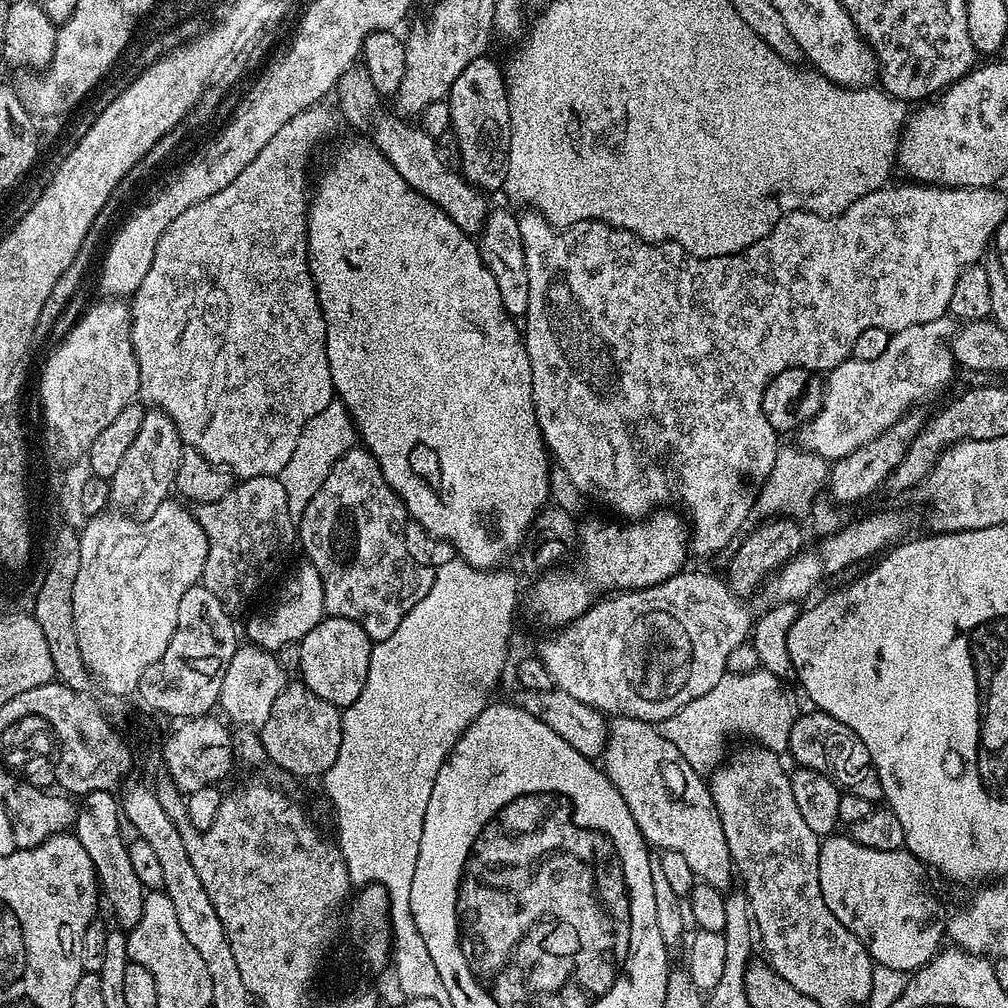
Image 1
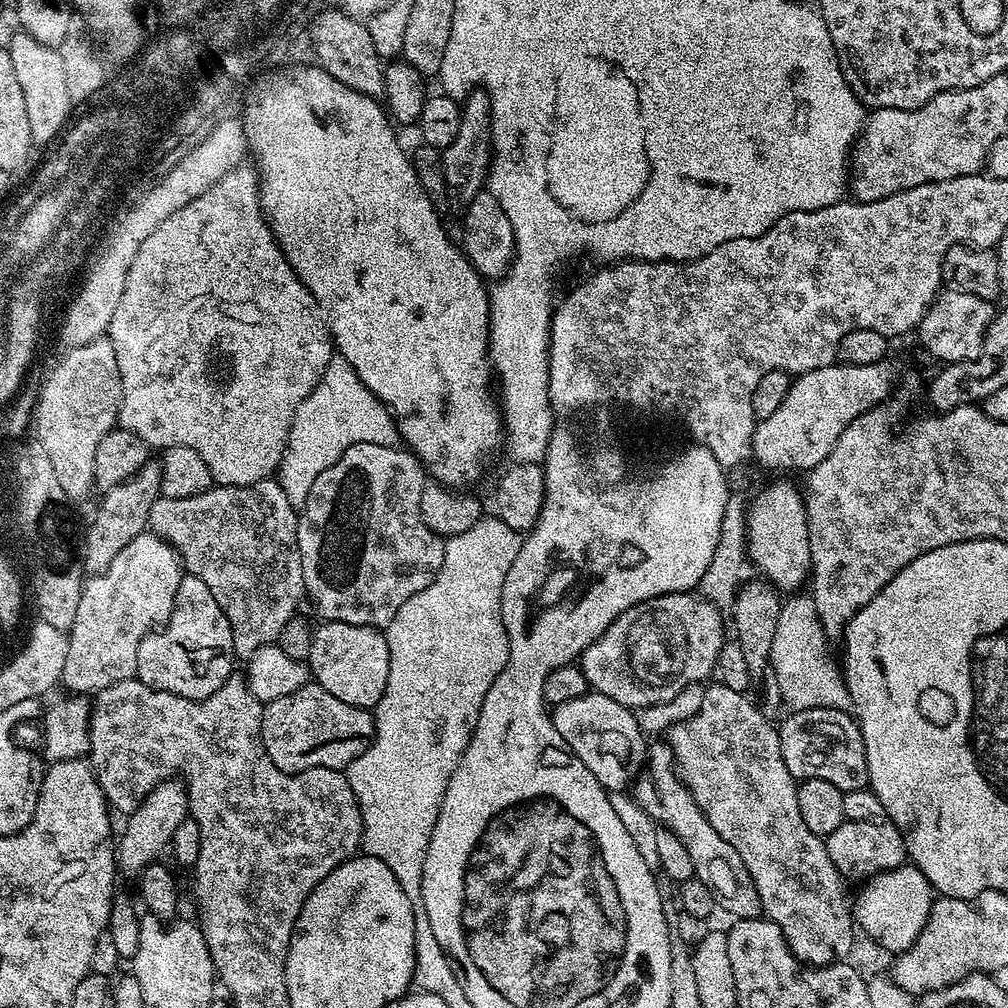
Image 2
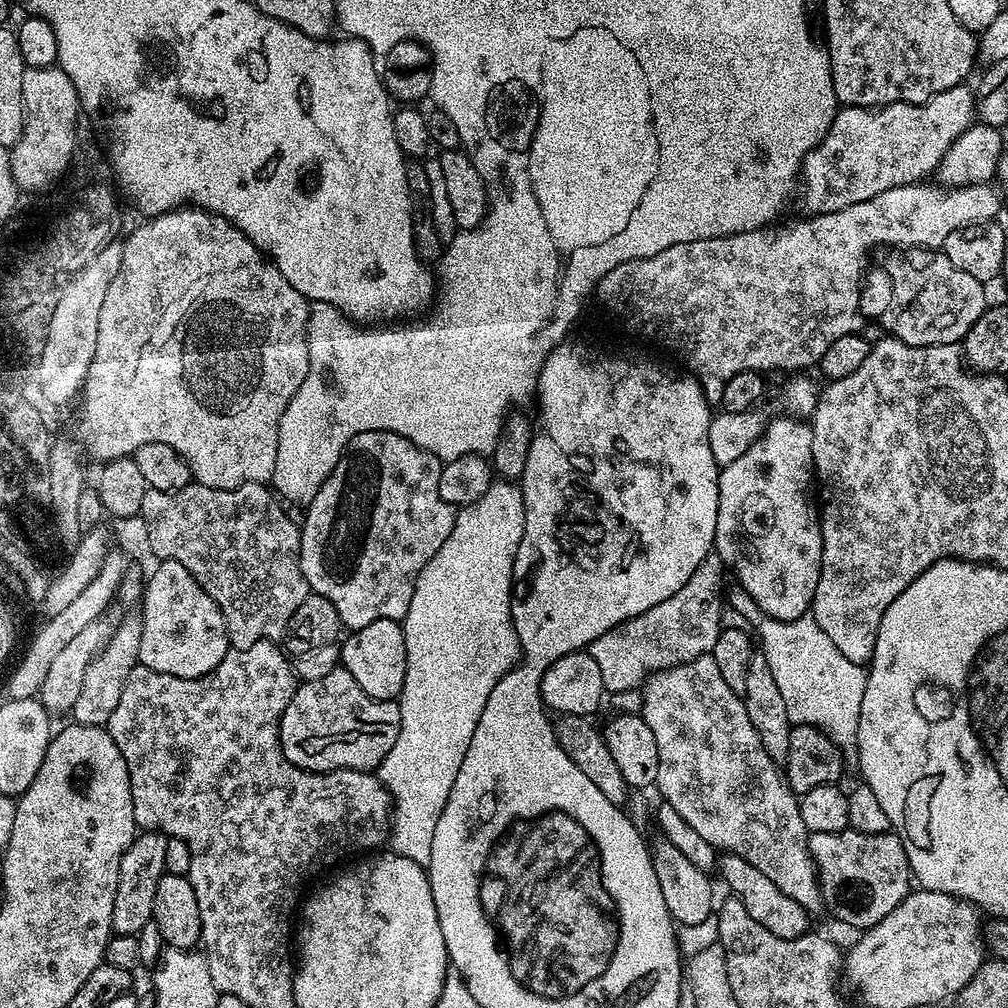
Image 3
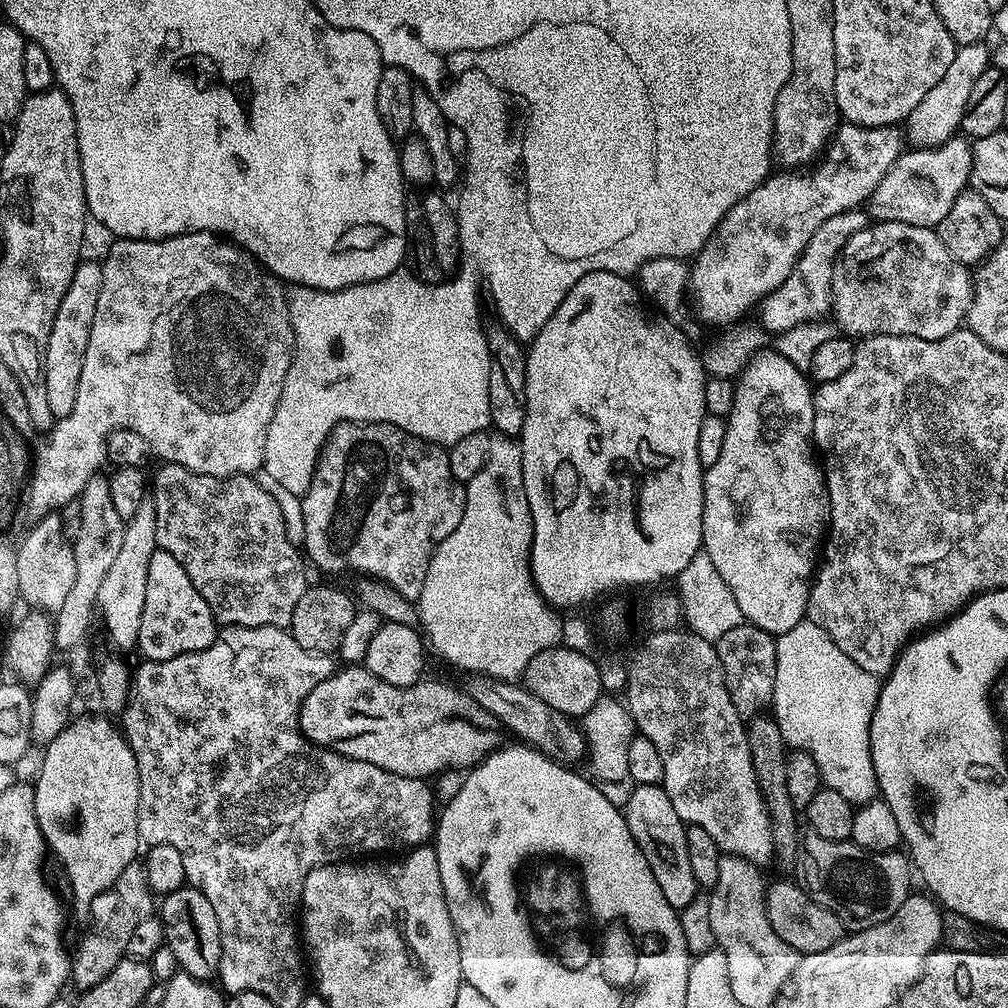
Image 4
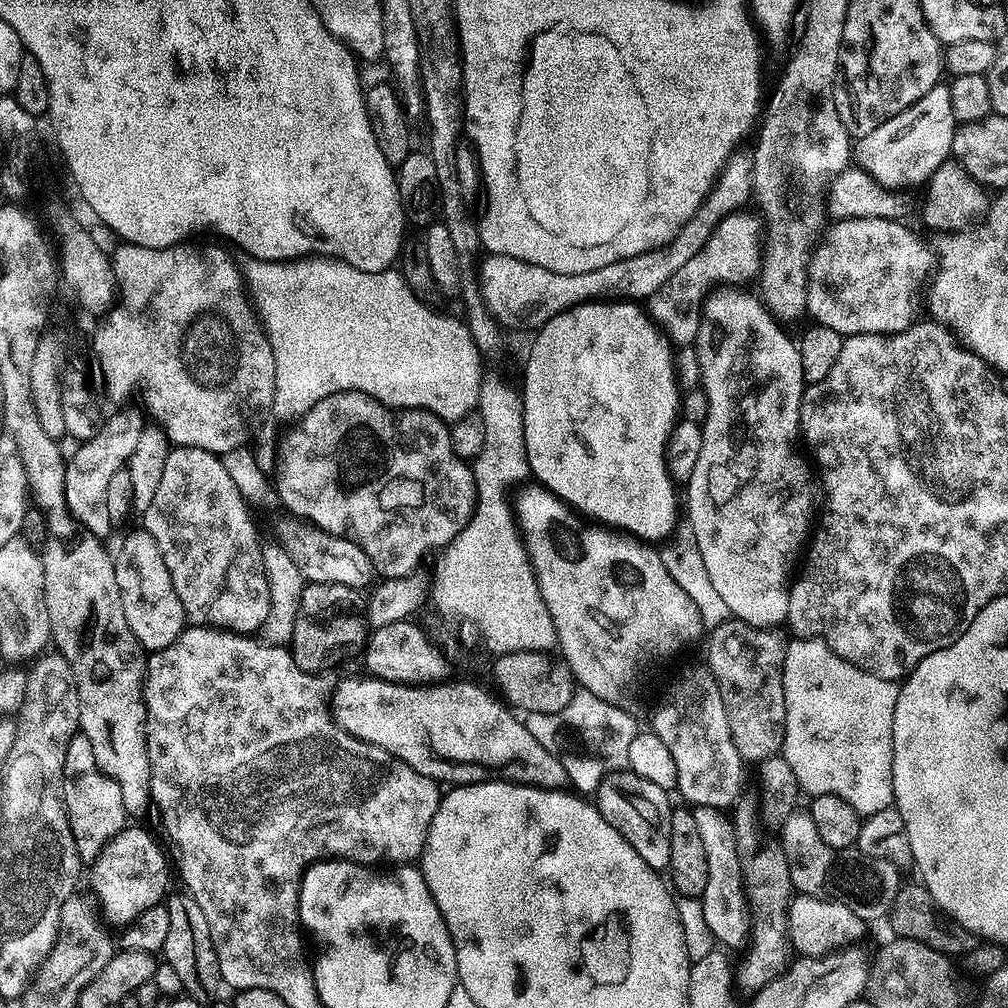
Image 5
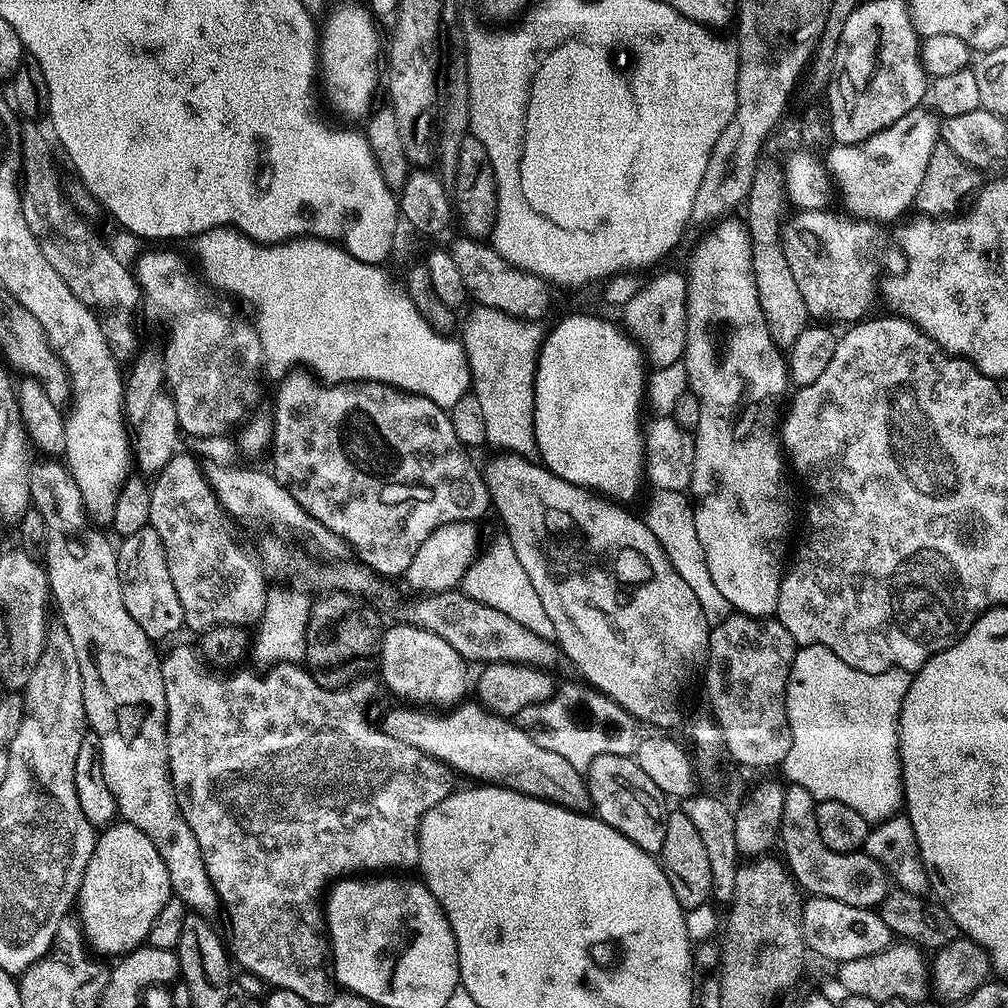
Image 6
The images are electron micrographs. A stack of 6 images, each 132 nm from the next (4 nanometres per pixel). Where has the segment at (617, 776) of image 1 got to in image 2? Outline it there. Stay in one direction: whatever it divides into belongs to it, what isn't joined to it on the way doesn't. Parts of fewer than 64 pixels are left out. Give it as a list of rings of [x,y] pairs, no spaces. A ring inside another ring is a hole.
[[[649,743],[644,771],[634,781],[634,799],[659,827],[669,828],[681,839],[682,846],[686,846],[694,862],[695,879],[701,880],[711,890],[721,913],[729,912],[736,920],[755,920],[761,915],[760,895],[754,886],[754,878],[750,878],[750,870],[746,870],[734,846],[730,846],[730,842],[726,842],[726,838],[710,826],[708,816],[702,814],[690,790],[680,781],[672,759],[672,749],[667,743]]]

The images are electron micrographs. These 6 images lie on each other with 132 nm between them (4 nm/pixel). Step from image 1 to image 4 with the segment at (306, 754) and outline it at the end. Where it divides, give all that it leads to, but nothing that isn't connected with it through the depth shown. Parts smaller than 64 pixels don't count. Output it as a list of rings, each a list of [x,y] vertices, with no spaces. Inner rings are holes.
[[[363,666],[341,667],[333,672],[331,676],[327,676],[322,682],[318,682],[318,686],[314,686],[314,690],[310,690],[308,697],[302,702],[300,707],[300,733],[318,748],[327,748],[329,752],[336,752],[339,756],[349,756],[352,760],[358,762],[370,762],[374,766],[382,766],[384,770],[390,770],[399,776],[428,778],[431,772],[436,772],[439,768],[446,767],[447,764],[453,764],[456,768],[464,768],[463,770],[471,769],[479,764],[488,753],[496,751],[498,747],[498,741],[496,741],[498,721],[477,700],[473,700],[467,691],[462,692],[454,685],[443,684],[440,680],[428,679],[421,679],[420,683],[412,684],[409,688],[399,688],[398,686],[390,686],[390,682],[382,682],[374,674],[370,674],[368,669]]]

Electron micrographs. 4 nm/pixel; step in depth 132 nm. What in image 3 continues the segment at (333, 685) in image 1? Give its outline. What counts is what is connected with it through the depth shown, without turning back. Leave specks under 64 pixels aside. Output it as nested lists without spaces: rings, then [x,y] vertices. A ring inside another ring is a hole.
[[[379,620],[370,626],[355,629],[354,634],[340,649],[339,663],[354,676],[354,682],[362,686],[370,698],[396,700],[406,682],[406,638],[404,626],[399,620]]]

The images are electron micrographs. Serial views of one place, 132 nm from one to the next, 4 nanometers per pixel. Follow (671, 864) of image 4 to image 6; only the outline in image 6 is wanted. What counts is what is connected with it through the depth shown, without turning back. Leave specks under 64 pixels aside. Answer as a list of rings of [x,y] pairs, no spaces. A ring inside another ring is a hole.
[[[606,753],[594,758],[592,765],[586,769],[586,779],[595,815],[614,830],[618,830],[618,834],[622,834],[627,840],[637,844],[644,852],[660,853],[662,842],[666,842],[666,822],[670,805],[664,792],[658,790],[654,782],[650,782],[646,770],[637,766],[633,757]]]

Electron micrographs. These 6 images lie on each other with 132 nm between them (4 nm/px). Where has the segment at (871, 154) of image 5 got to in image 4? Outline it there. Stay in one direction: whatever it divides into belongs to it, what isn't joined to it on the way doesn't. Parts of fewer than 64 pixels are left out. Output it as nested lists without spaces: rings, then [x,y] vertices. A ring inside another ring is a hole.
[[[987,43],[959,45],[954,54],[954,62],[950,62],[946,74],[942,74],[938,86],[934,86],[934,90],[930,90],[908,116],[907,143],[917,148],[937,148],[951,136],[957,135],[960,132],[962,113],[966,110],[966,101],[970,98],[970,89],[974,87],[974,82],[978,82],[978,78],[982,78],[989,66],[990,48]]]

